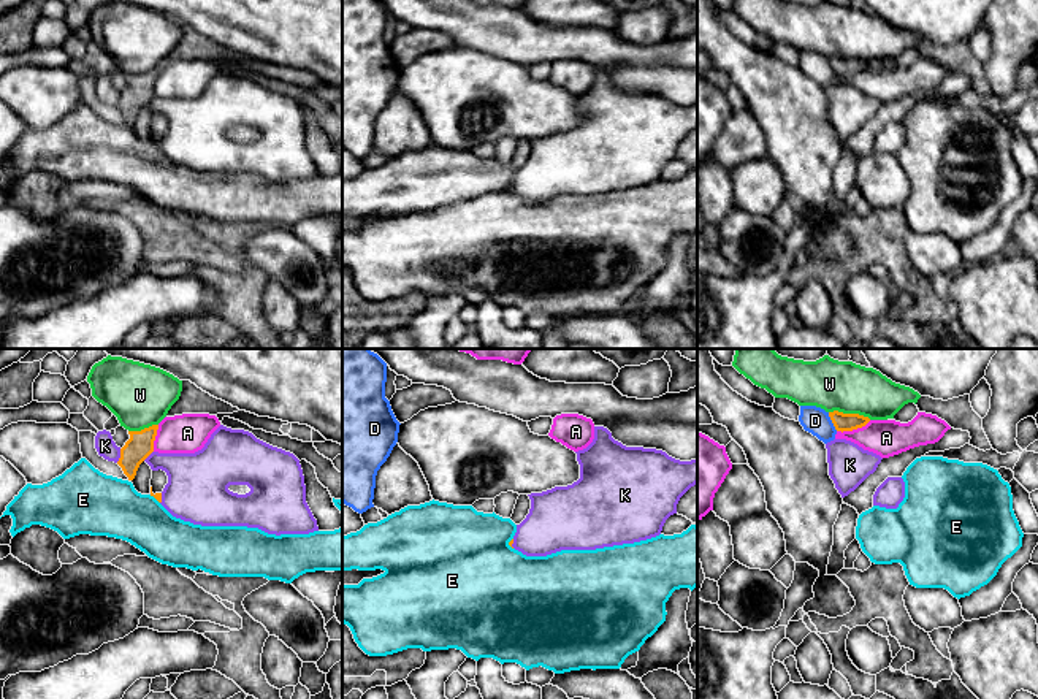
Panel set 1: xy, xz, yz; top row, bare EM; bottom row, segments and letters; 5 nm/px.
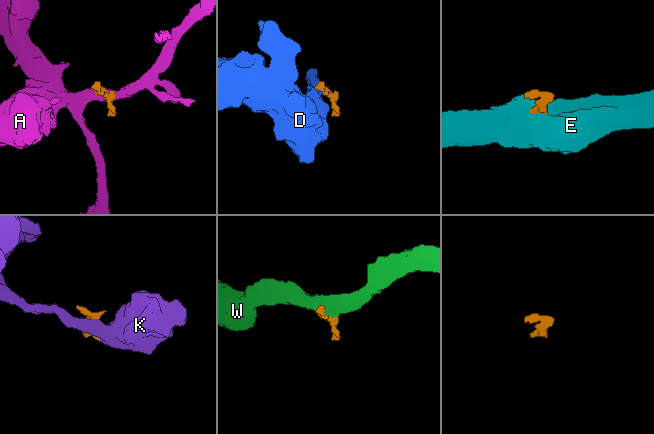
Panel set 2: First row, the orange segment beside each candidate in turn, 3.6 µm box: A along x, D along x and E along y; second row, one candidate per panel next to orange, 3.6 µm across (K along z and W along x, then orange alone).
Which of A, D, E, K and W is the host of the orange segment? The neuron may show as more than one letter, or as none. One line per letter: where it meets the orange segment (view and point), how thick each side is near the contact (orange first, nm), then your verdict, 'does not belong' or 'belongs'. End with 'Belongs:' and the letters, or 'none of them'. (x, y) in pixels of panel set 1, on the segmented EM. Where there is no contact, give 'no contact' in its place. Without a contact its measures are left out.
A: yz (853, 428) | 100/190 nm | does not belong
D: yz (832, 422) | 100/140 nm | does not belong
E: xz (509, 544) | 20/500 nm | does not belong
K: xy (121, 455) | 140/100 nm | belongs
W: yz (850, 414) | 100/260 nm | does not belong
Belongs: K

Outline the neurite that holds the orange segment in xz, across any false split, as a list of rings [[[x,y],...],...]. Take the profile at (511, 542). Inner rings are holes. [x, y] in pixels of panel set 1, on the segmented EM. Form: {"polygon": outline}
{"polygon": [[[594,426],[593,442],[575,453],[580,464],[577,482],[528,495],[529,514],[509,542],[526,556],[596,550],[656,537],[666,520],[677,514],[680,498],[697,483],[697,460],[680,461],[662,450],[626,447],[604,426]]]}

